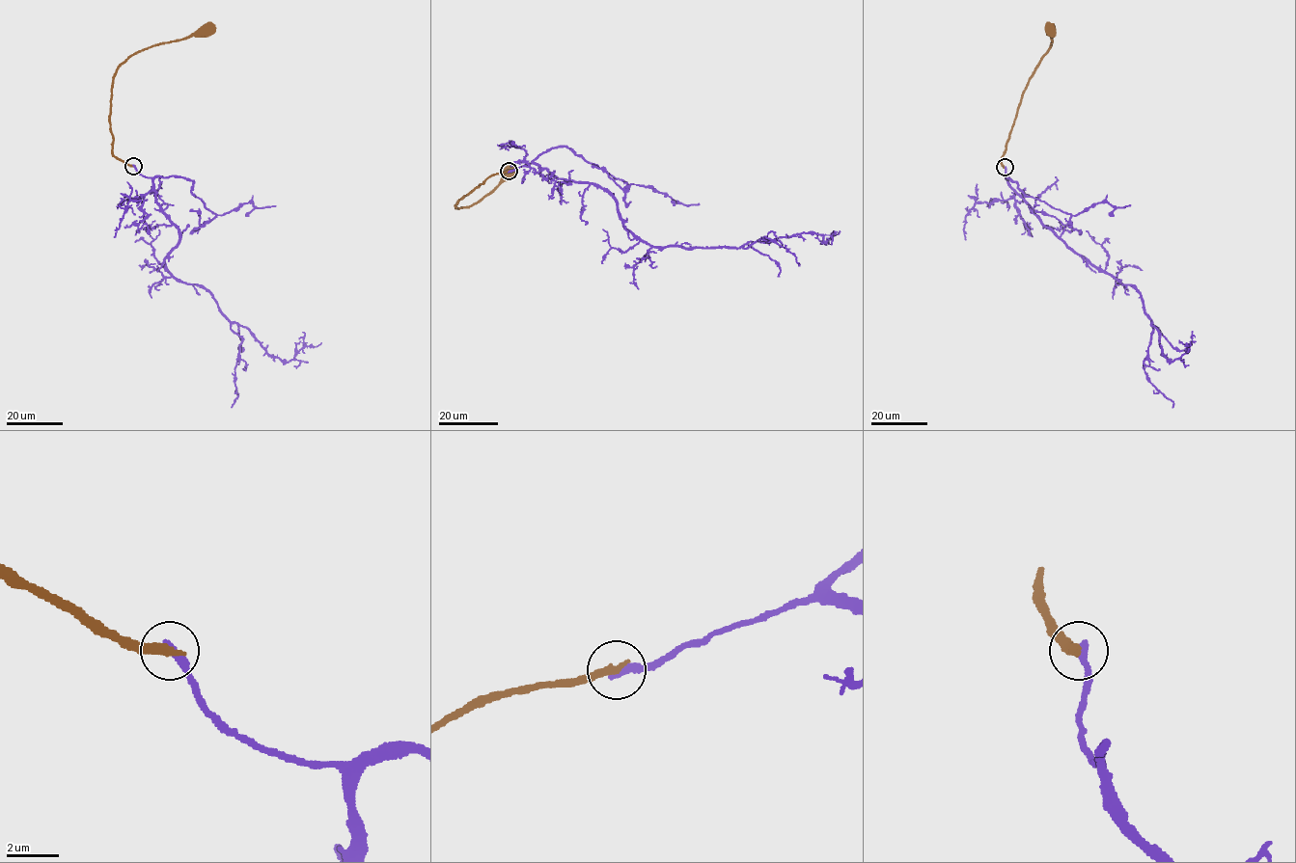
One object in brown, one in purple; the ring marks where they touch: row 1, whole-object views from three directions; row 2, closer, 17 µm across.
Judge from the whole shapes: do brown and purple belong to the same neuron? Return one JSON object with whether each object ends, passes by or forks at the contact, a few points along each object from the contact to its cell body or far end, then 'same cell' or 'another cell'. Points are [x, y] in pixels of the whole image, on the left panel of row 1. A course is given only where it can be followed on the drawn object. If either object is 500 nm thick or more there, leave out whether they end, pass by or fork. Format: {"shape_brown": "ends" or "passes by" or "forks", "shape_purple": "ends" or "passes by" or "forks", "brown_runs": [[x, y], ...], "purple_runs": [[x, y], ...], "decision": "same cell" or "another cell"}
{"shape_brown": "ends", "shape_purple": "ends", "brown_runs": [[133, 165], [125, 164], [112, 152], [109, 122], [113, 74], [121, 65], [140, 51], [207, 30]], "purple_runs": [[134, 165], [176, 225], [179, 241], [164, 259], [173, 277], [205, 287], [282, 361], [321, 342]], "decision": "another cell"}

